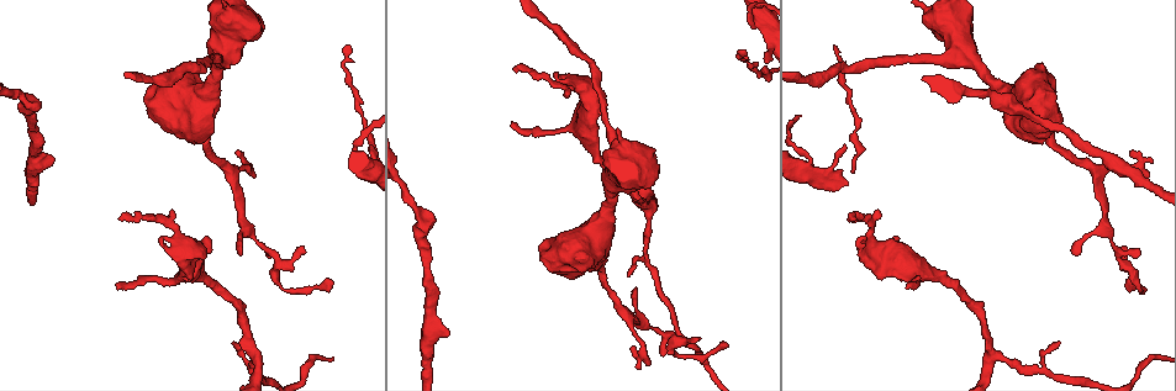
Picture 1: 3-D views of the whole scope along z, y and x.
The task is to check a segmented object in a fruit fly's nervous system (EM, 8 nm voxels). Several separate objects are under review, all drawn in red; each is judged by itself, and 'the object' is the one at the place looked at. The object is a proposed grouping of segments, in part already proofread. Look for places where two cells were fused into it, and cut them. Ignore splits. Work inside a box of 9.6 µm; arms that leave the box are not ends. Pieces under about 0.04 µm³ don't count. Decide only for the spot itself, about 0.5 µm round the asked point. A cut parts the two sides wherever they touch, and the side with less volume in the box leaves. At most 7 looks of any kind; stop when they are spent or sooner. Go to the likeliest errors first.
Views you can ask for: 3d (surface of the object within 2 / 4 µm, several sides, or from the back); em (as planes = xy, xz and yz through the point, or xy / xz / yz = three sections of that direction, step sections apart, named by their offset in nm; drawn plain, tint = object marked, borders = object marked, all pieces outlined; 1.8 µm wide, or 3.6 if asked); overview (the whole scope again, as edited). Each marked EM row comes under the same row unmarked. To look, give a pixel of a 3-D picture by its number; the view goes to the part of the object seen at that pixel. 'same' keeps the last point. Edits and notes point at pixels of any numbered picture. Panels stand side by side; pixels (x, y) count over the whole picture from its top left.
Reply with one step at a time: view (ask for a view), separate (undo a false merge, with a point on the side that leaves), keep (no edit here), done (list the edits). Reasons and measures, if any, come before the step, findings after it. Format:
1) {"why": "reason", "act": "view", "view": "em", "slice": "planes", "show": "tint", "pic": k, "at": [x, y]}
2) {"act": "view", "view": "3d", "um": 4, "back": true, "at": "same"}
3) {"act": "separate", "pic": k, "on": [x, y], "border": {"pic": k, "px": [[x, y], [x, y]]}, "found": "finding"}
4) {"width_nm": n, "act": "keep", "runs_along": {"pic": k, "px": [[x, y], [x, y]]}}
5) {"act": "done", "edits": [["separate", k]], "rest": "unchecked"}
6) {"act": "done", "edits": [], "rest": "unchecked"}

{"why": "thick turns thin", "act": "view", "view": "em", "slice": "planes", "show": "tint", "pic": 1, "at": [368, 166]}

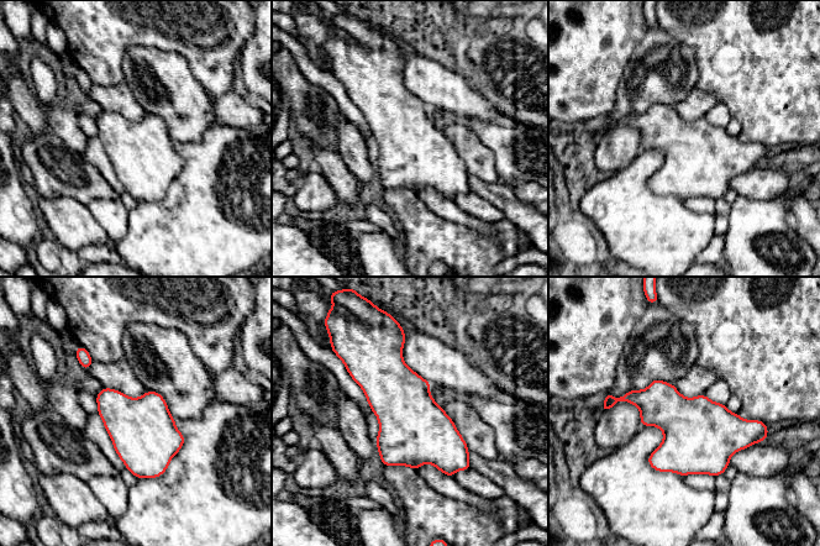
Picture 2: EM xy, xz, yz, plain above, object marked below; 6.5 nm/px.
{"width_nm": 420, "act": "keep", "found": "one cell here"}

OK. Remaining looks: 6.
{"why": "closes a loop", "act": "view", "view": "em", "slice": "xy", "step": 16, "show": "tint", "pic": 1, "at": [586, 87]}

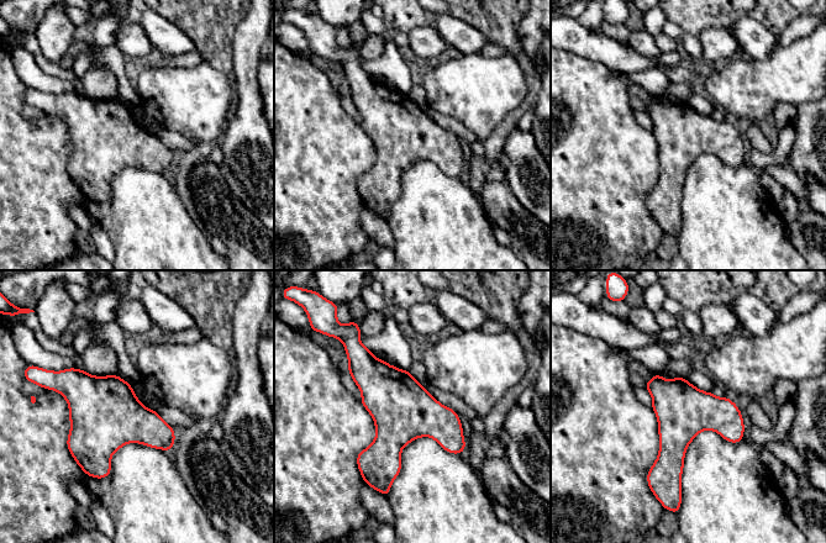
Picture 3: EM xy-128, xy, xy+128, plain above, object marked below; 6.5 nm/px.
{"act": "keep", "found": "all the same cell"}

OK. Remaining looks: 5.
{"why": "sudden change in width", "act": "view", "view": "3d", "um": 4, "pic": 1, "at": [598, 265]}

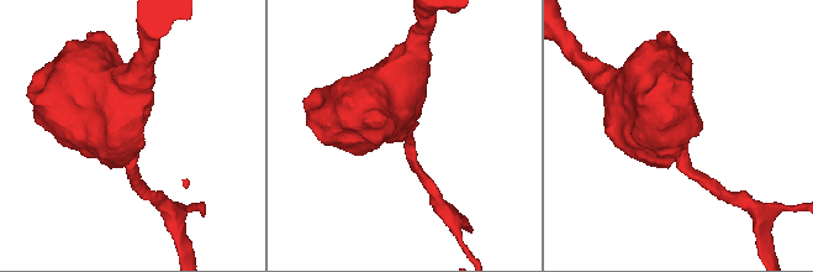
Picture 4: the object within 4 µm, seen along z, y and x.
{"act": "view", "view": "em", "um": 3.6, "slice": "planes", "show": "tint", "pic": 4, "at": [676, 152]}

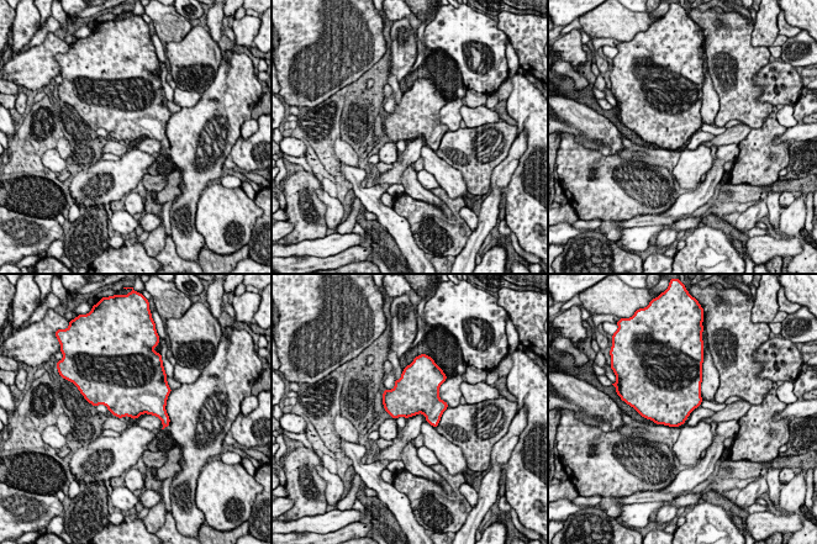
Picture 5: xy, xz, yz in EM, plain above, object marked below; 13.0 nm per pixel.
{"act": "keep", "found": "one cell here"}

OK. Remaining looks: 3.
{"act": "done", "edits": [], "rest": "unchecked"}

